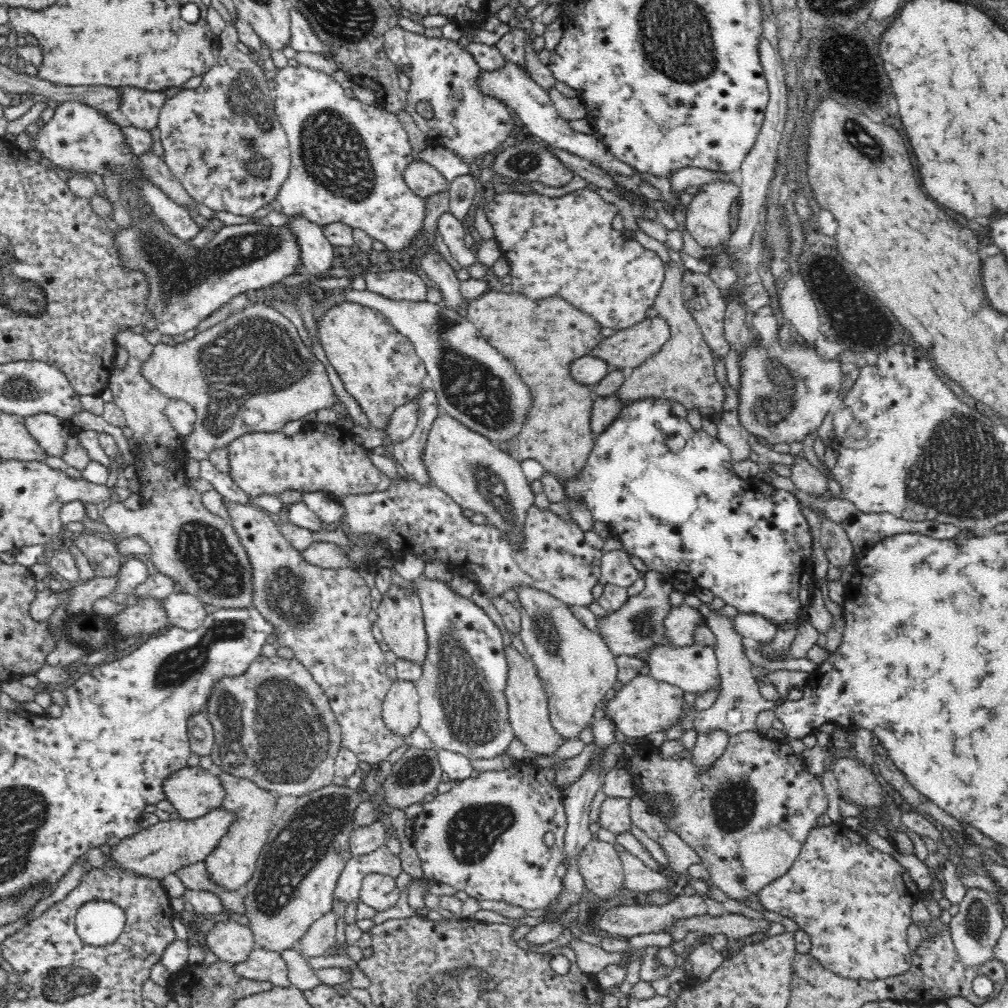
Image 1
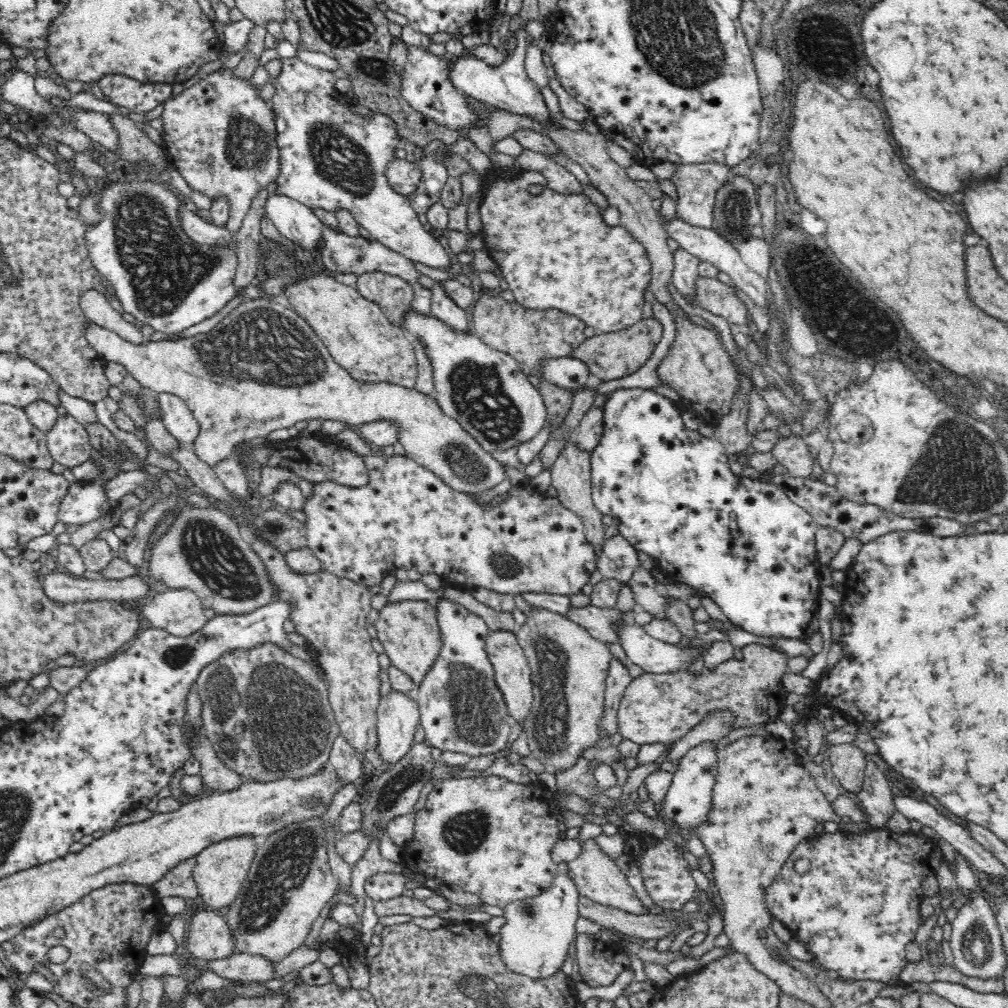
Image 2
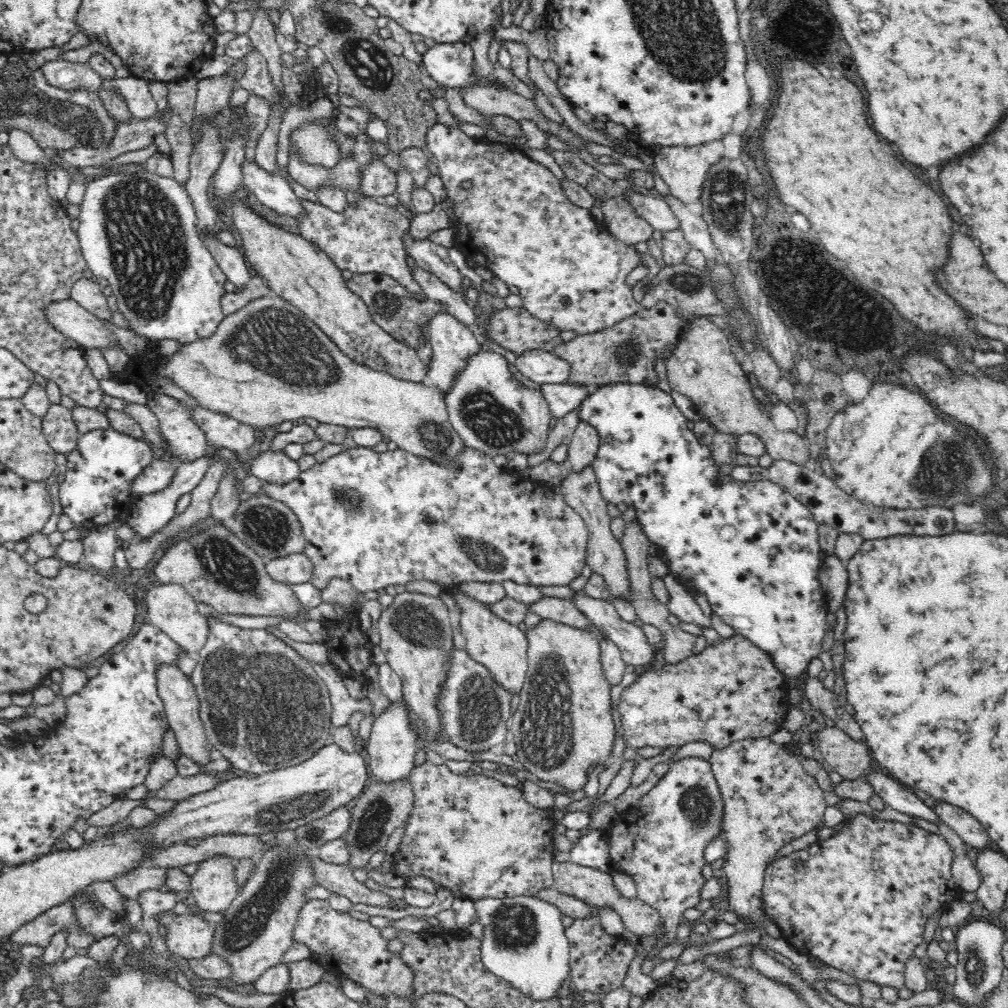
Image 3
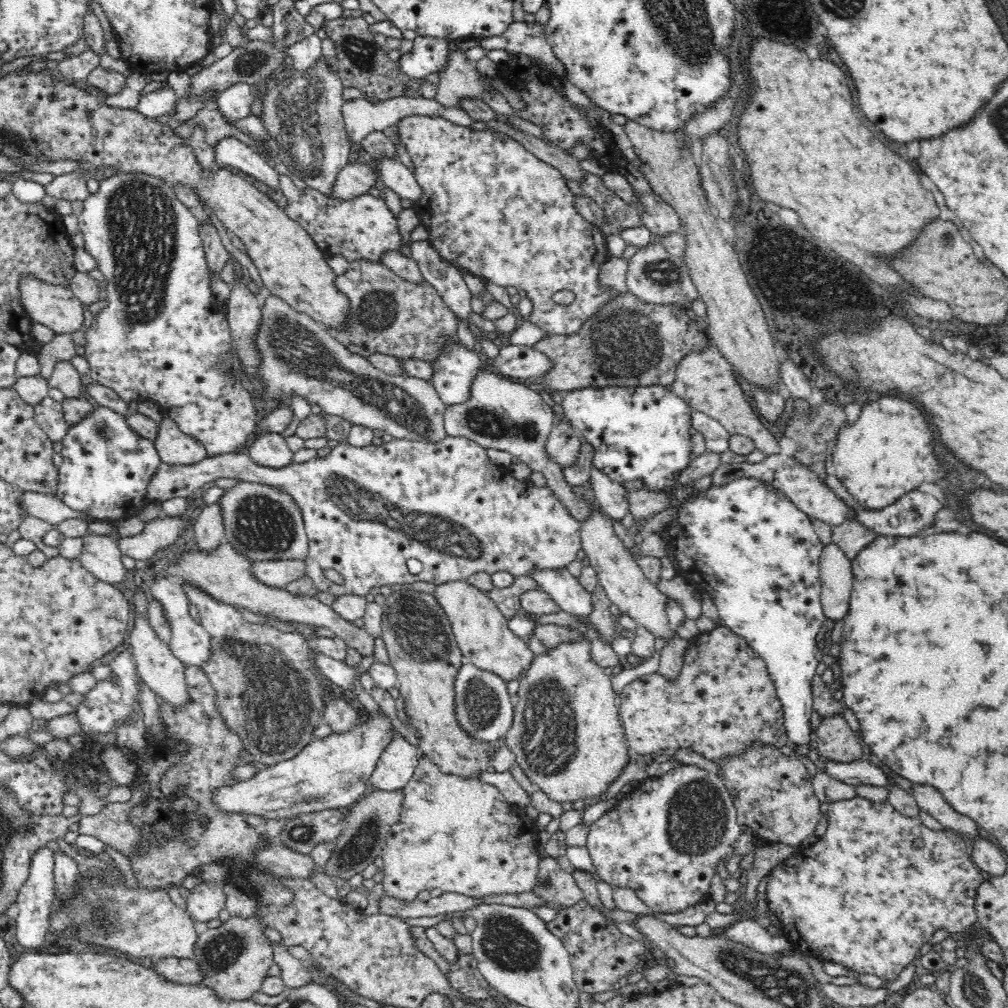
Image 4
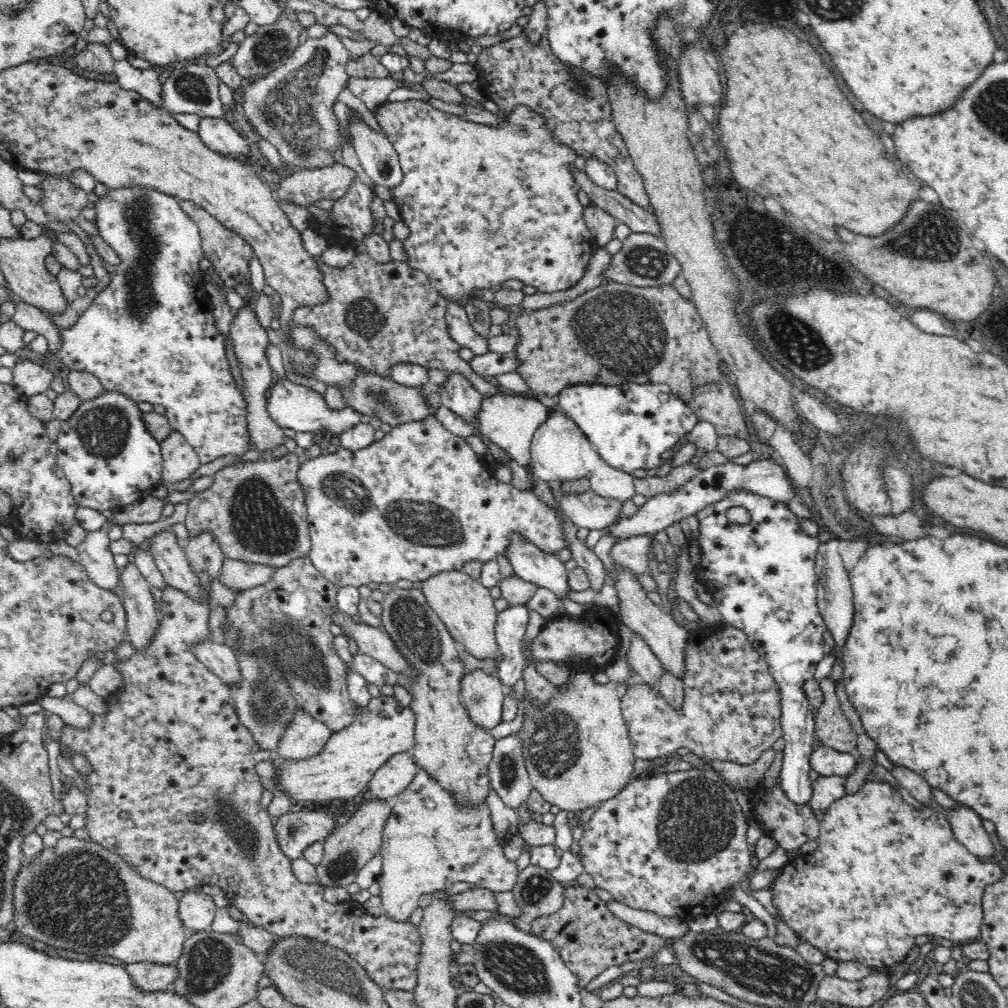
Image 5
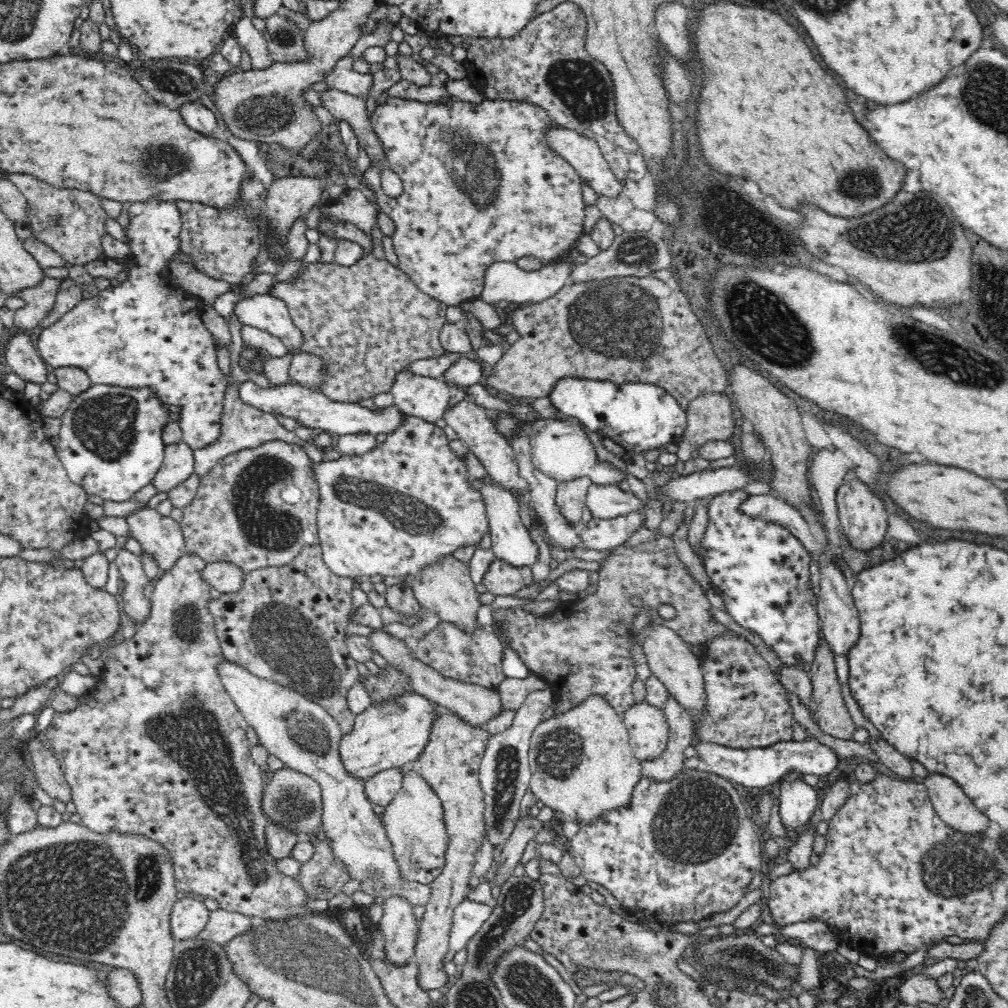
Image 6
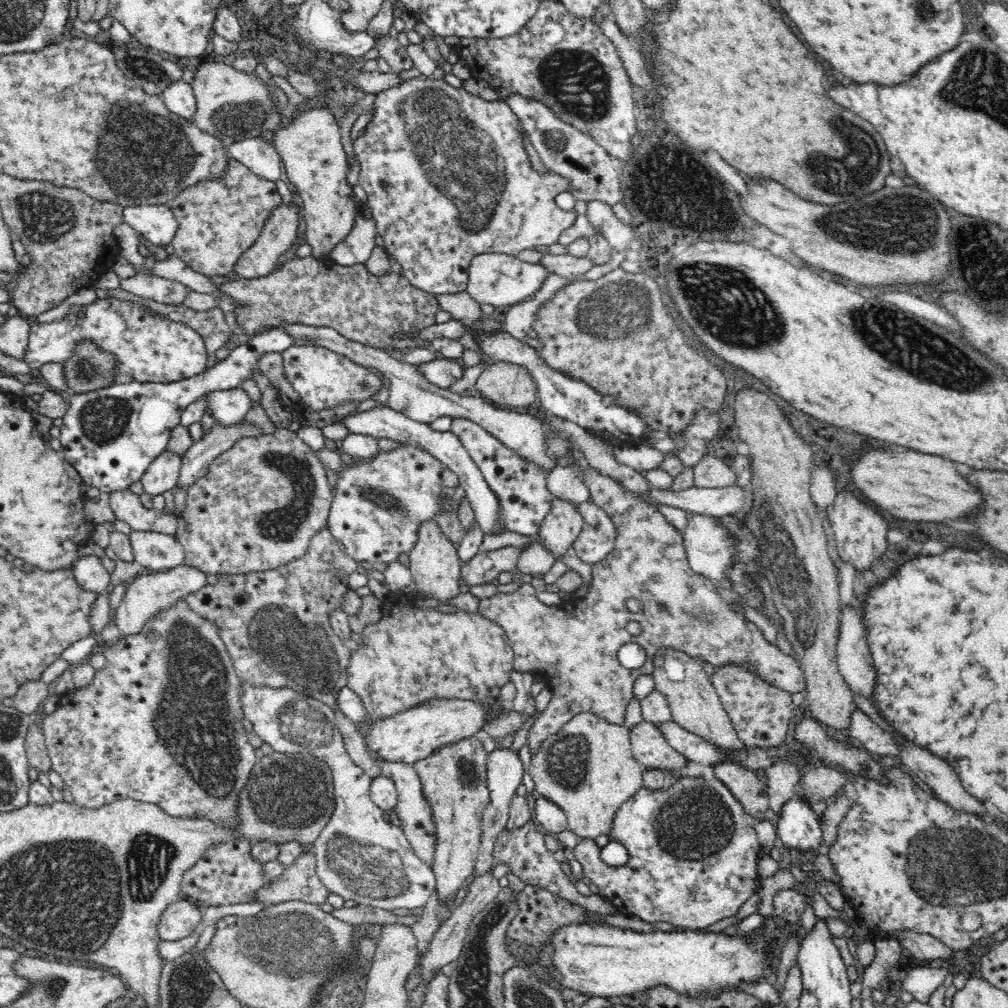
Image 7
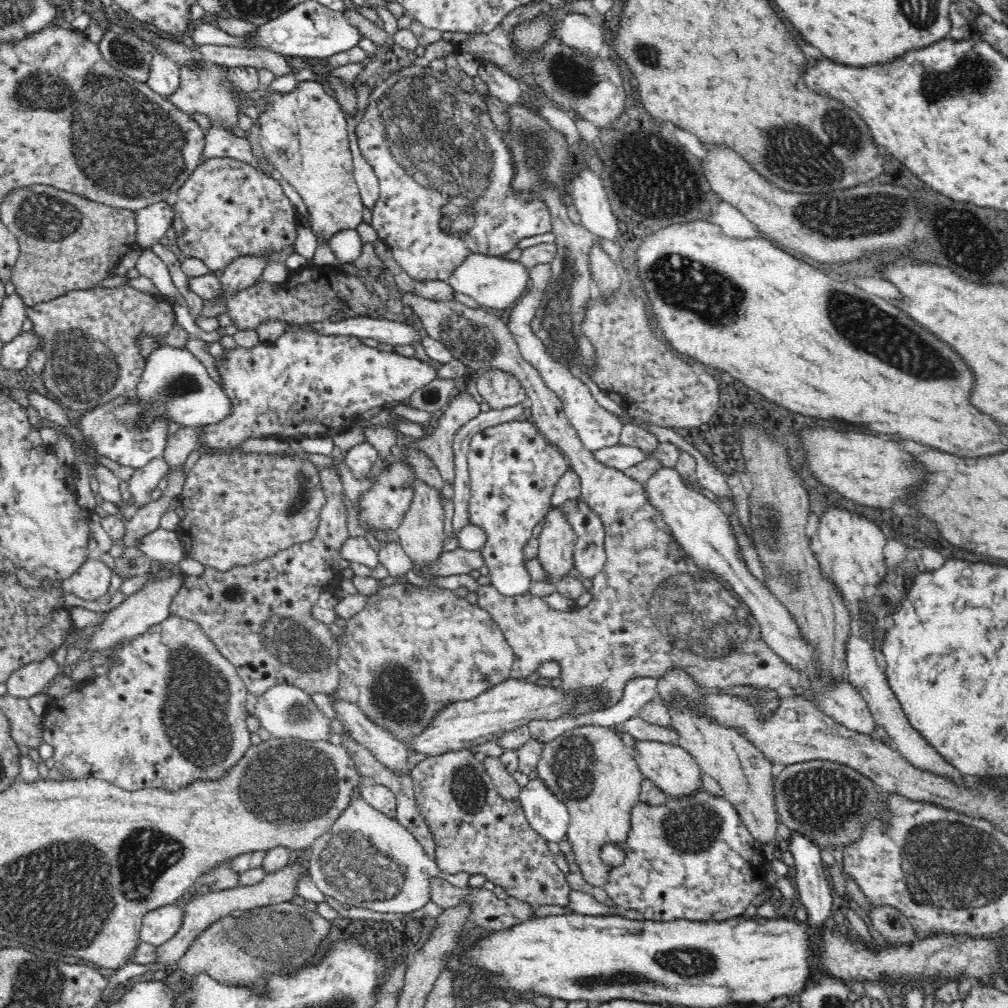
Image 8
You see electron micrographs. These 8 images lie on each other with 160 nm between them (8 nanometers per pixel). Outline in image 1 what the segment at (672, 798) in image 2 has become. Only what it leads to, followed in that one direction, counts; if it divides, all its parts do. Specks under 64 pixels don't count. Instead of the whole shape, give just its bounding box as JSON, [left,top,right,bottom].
[692,730,729,769]

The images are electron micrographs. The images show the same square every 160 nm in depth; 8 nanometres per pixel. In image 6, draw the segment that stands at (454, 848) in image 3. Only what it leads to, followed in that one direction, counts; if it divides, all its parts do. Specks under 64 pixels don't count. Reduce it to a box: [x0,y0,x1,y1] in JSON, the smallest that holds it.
[378,767,449,966]

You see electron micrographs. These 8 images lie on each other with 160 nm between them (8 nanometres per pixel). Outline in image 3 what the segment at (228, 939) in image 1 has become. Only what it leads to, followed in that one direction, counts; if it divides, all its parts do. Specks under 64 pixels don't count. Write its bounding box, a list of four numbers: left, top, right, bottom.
[159,914,216,959]

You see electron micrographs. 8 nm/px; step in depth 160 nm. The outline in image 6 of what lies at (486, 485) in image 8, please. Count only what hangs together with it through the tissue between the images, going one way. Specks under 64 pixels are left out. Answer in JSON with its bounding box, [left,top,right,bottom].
[443,397,529,499]

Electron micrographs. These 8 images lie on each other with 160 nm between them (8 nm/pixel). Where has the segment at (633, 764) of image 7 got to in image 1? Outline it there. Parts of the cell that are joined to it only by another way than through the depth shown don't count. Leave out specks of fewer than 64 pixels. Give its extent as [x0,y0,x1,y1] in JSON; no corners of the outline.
[513,584,618,741]

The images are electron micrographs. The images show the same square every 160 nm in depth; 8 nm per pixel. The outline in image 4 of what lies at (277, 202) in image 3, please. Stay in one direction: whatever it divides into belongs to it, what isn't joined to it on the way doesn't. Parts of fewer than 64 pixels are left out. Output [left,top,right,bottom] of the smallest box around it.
[214,137,280,192]

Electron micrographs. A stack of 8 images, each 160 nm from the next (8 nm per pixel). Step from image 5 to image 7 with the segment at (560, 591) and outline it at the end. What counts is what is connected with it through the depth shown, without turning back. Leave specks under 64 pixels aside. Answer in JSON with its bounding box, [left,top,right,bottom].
[338,406,509,535]

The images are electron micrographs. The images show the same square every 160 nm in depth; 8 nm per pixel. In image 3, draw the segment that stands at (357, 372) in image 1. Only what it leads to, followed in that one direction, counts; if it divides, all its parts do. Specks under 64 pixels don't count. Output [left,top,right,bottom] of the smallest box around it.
[232,200,426,383]

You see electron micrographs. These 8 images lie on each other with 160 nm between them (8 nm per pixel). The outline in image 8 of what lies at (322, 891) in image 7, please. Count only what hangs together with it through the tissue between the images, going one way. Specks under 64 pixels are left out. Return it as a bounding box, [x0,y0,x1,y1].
[157,862,309,964]

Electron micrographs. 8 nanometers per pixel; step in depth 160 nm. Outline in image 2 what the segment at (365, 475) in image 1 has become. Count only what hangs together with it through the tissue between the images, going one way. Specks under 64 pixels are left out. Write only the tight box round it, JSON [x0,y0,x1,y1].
[233,433,370,488]

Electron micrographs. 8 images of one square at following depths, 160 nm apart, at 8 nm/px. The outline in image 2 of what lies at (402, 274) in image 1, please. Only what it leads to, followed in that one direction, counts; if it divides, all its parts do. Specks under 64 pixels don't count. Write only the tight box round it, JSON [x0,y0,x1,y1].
[358,272,414,327]

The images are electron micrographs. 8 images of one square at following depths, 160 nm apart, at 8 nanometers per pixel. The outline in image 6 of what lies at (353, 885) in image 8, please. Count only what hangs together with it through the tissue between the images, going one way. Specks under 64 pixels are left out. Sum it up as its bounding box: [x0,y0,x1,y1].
[217,654,430,906]

